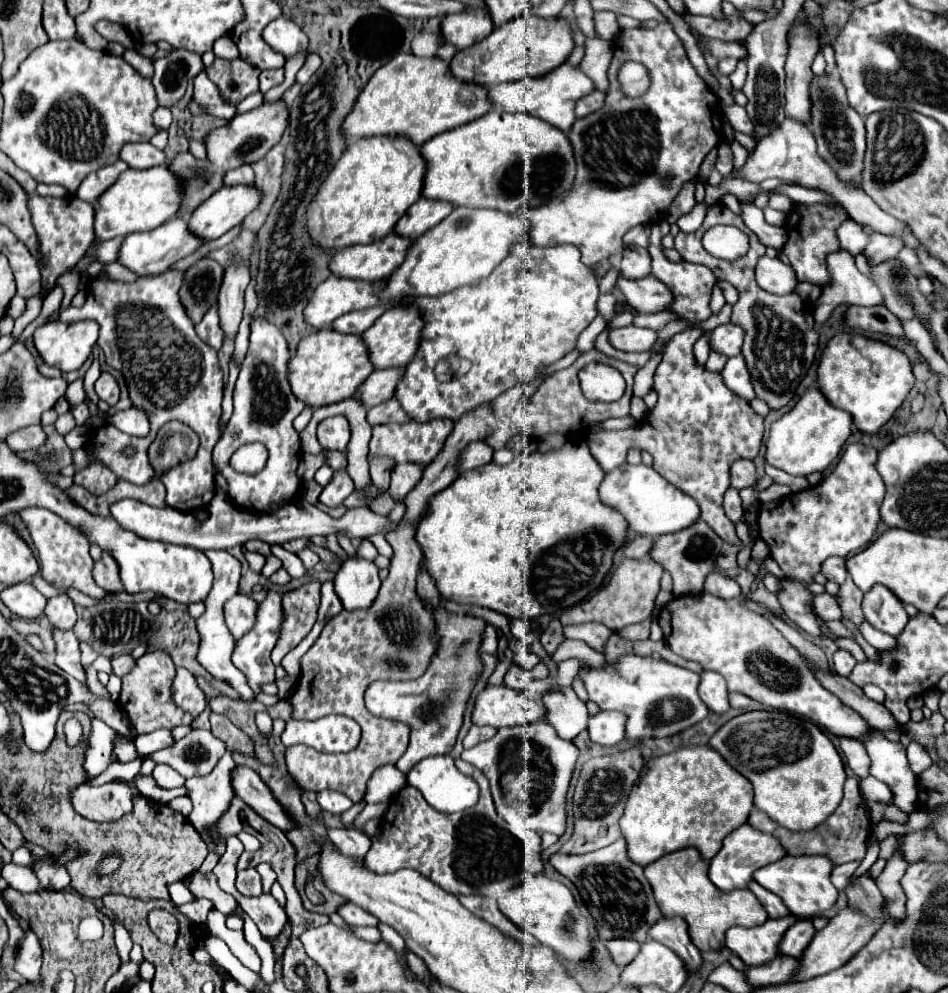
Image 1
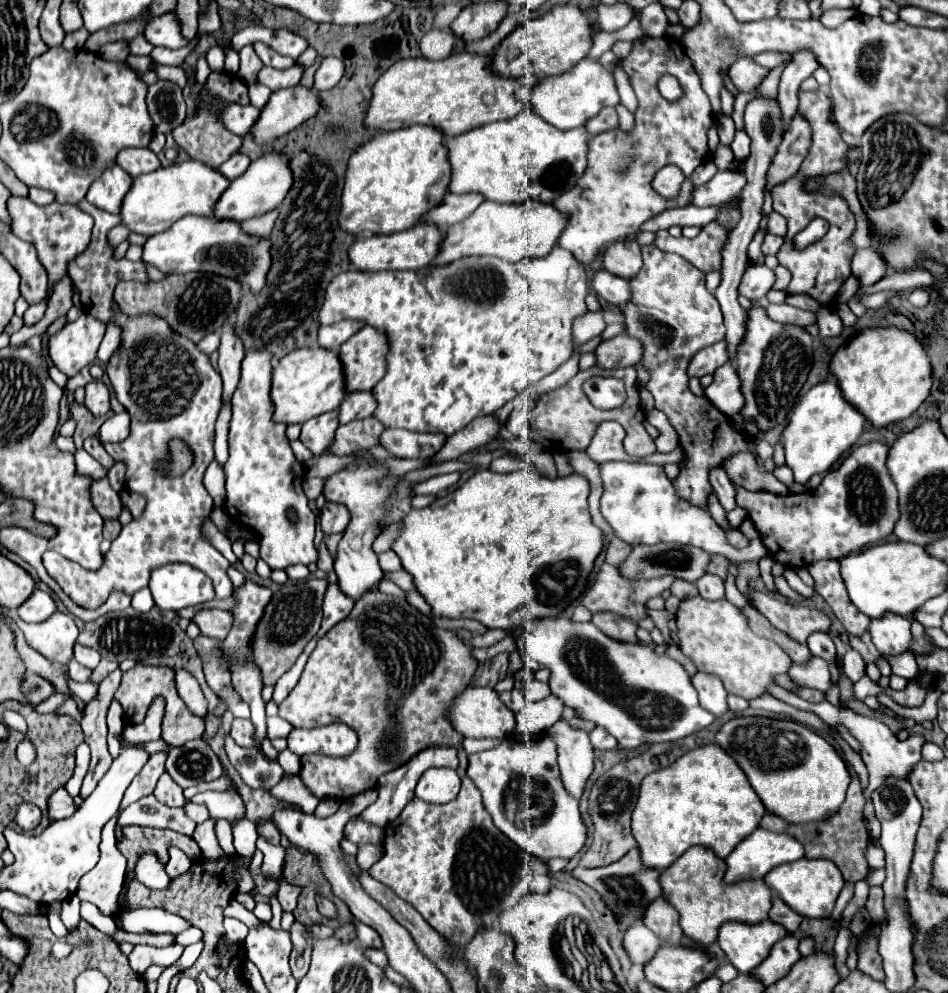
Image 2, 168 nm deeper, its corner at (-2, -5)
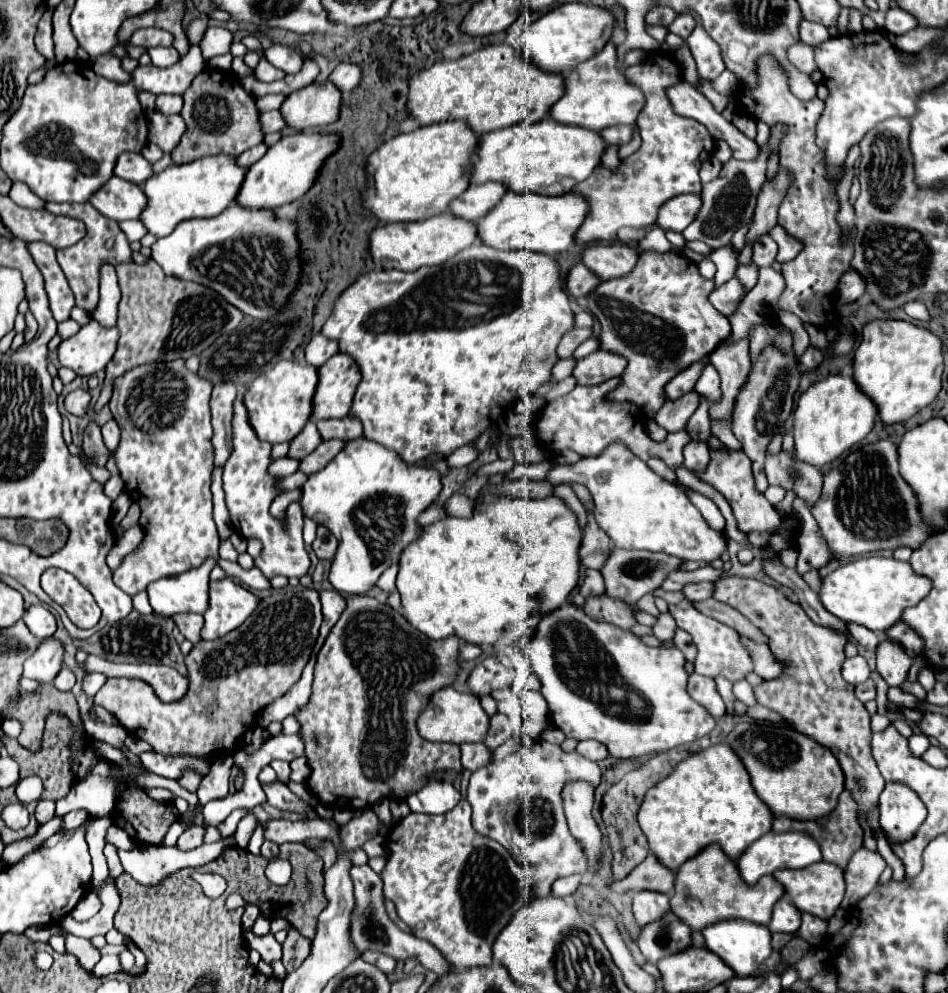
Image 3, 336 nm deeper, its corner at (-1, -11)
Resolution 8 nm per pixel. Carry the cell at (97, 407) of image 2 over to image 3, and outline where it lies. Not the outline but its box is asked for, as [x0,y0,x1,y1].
[65,390,89,416]

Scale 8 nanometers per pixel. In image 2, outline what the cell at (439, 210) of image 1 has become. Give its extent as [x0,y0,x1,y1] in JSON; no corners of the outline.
[420,194,484,230]

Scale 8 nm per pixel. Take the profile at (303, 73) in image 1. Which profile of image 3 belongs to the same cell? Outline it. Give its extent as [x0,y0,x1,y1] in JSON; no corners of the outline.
[329,62,363,92]

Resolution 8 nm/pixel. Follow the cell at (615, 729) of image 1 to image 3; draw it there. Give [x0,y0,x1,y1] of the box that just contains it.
[577,740,609,762]

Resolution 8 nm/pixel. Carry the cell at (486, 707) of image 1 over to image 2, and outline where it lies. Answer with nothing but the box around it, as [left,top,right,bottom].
[450,686,516,740]

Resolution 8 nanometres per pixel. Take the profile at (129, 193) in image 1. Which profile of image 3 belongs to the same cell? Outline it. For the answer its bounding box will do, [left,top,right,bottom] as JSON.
[141,154,247,238]

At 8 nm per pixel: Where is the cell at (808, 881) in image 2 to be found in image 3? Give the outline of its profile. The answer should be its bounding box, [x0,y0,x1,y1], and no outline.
[773,860,845,920]

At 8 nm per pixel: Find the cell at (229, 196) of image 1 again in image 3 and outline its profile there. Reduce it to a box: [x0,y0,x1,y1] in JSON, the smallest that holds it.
[237,132,341,210]

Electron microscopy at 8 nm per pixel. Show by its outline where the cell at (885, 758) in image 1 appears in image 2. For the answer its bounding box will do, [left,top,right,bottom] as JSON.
[770,686,924,839]

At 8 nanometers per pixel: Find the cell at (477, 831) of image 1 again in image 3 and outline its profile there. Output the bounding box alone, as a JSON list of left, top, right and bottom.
[381,800,531,970]

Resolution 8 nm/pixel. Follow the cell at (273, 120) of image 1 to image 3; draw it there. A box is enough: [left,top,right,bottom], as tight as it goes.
[281,82,343,130]

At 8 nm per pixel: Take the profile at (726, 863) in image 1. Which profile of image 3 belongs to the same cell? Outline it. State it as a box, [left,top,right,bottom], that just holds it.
[737,832,821,884]

